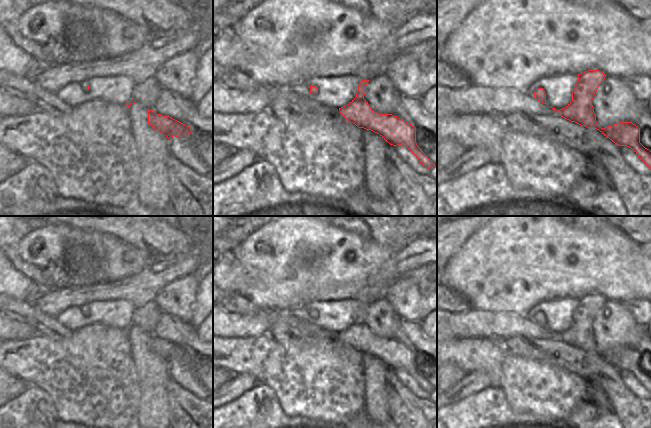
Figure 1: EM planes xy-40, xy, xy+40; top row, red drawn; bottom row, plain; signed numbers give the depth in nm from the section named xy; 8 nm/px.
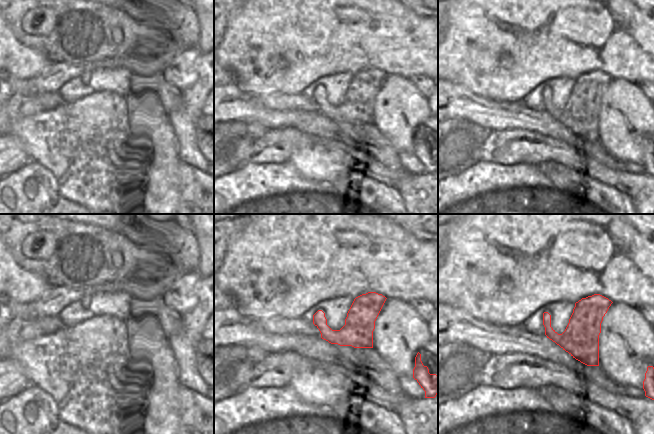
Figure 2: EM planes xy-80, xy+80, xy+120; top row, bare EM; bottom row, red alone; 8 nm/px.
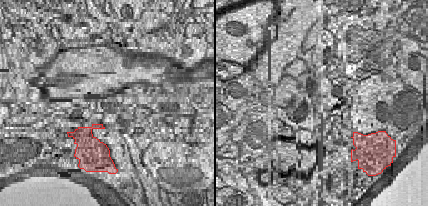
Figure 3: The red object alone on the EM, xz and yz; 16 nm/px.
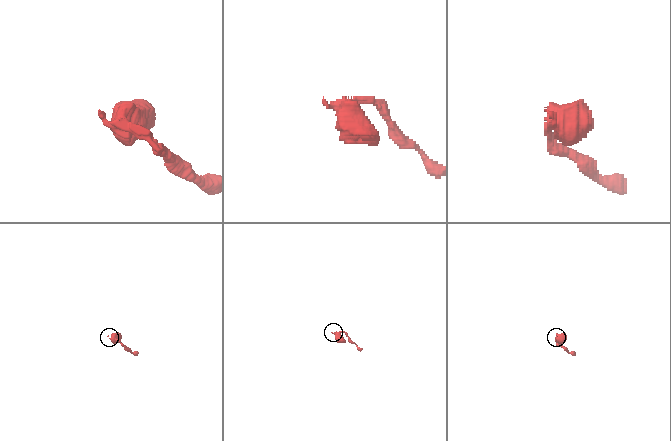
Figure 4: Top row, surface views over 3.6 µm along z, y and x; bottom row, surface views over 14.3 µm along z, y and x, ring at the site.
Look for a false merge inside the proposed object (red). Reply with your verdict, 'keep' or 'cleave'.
cleave

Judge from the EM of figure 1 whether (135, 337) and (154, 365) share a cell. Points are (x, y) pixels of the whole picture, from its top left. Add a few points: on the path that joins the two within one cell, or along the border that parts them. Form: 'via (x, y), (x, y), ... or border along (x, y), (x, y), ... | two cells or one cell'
via (139, 344), (140, 351), (147, 358) | one cell

